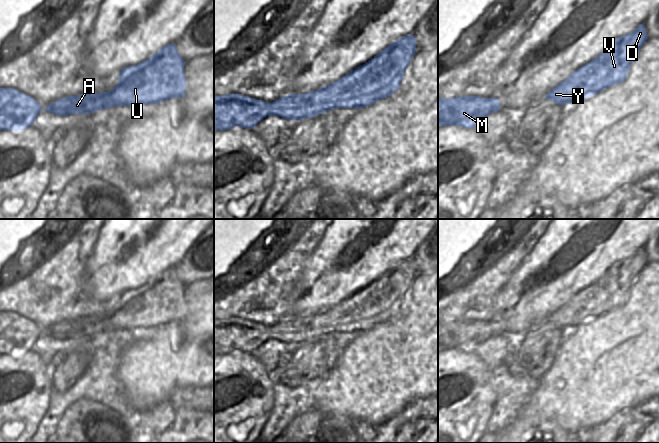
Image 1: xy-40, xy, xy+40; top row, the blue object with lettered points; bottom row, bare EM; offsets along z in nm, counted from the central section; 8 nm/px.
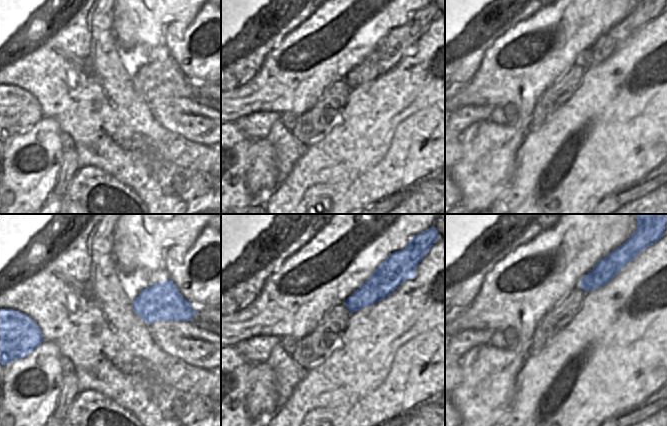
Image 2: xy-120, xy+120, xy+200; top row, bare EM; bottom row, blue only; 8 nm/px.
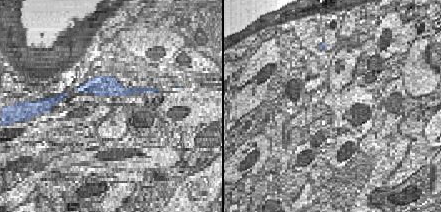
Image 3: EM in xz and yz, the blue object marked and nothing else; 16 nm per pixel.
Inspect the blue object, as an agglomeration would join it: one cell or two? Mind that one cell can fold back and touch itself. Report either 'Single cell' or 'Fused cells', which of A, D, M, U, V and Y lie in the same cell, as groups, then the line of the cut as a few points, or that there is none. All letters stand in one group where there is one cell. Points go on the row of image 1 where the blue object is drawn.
Single cell. Groups: A D M U V Y. No split.

